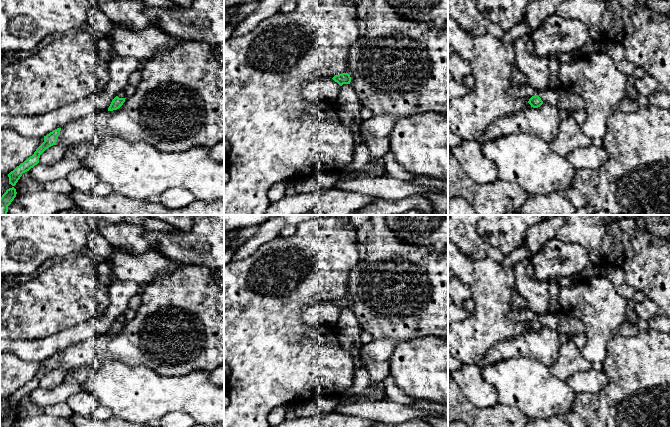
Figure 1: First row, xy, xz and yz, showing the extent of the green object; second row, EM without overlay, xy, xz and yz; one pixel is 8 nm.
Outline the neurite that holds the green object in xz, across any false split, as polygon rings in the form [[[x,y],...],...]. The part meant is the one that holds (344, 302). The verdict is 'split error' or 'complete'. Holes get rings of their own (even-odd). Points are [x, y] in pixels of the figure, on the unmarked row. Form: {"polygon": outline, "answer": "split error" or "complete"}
{"polygon": [[[342,297],[339,299],[335,299],[332,303],[335,306],[337,306],[340,310],[342,310],[343,308],[350,308],[351,306],[351,301],[348,297]]], "answer": "complete"}

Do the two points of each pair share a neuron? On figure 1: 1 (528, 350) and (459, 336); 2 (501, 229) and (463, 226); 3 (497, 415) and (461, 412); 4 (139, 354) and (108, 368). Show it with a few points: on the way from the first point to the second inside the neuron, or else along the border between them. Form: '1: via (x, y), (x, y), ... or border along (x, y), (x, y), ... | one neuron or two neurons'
1: border along (518, 335), (514, 338), (498, 341), (480, 360) | two neurons
2: border along (476, 225), (478, 234), (492, 245) | two neurons
3: via (488, 415), (470, 414) | one neuron
4: border along (99, 361), (119, 360), (145, 367) | two neurons

